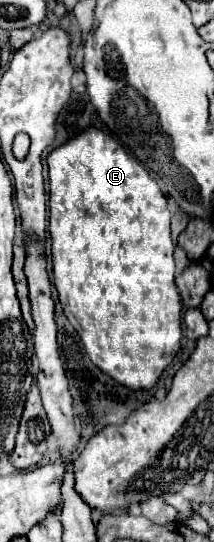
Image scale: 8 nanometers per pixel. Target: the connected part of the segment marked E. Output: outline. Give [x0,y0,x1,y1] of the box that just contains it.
[47,126,181,388]

